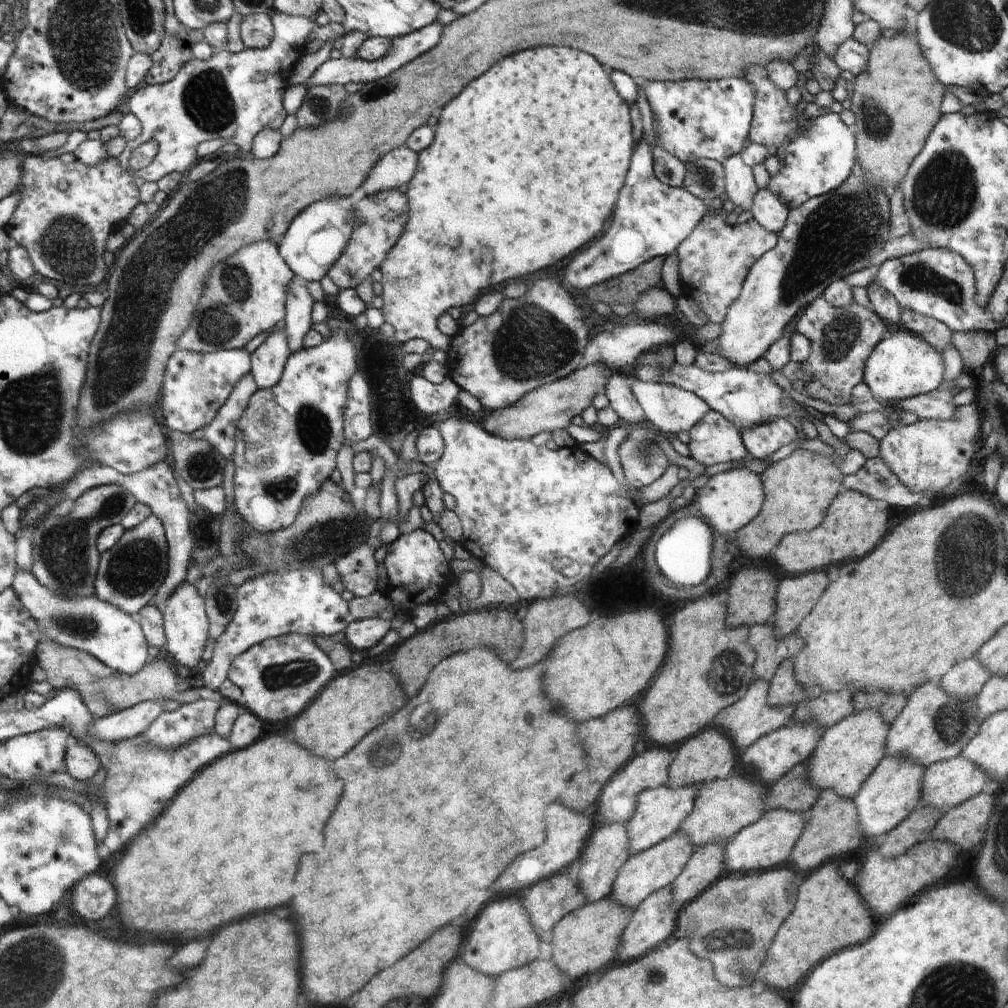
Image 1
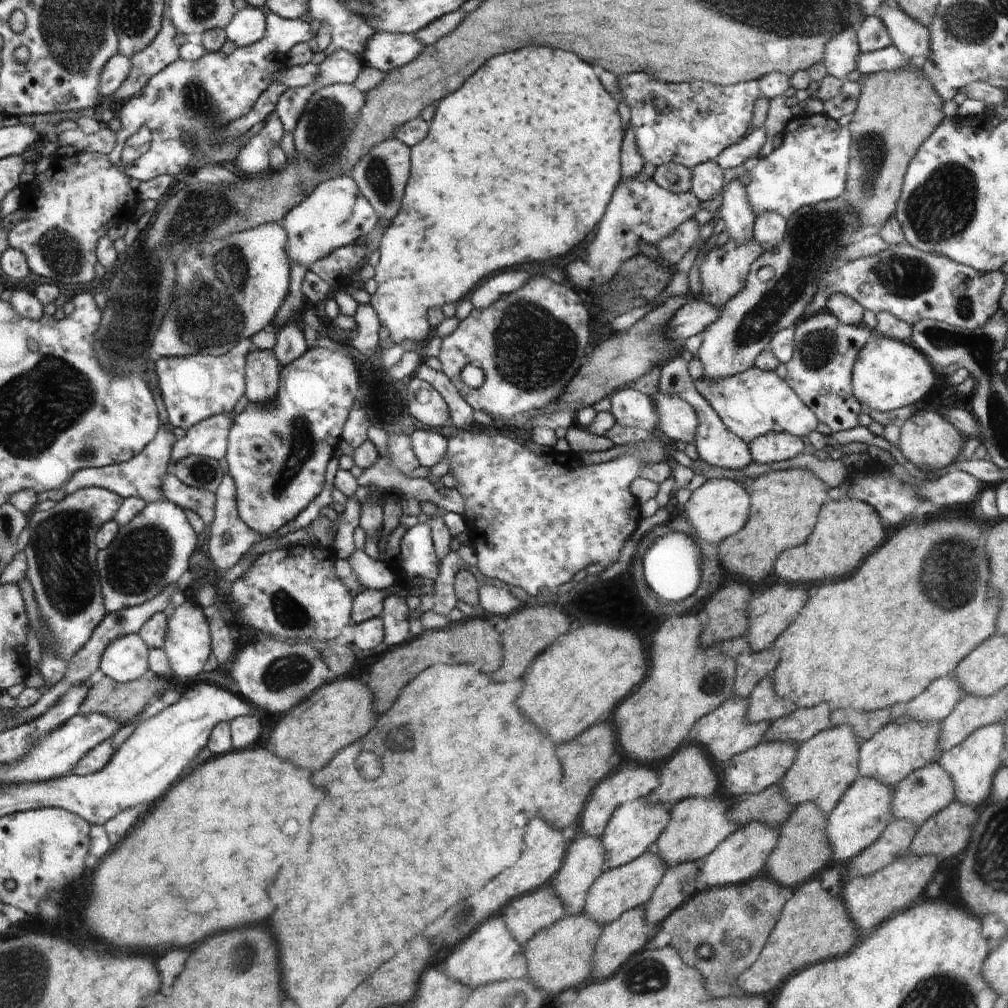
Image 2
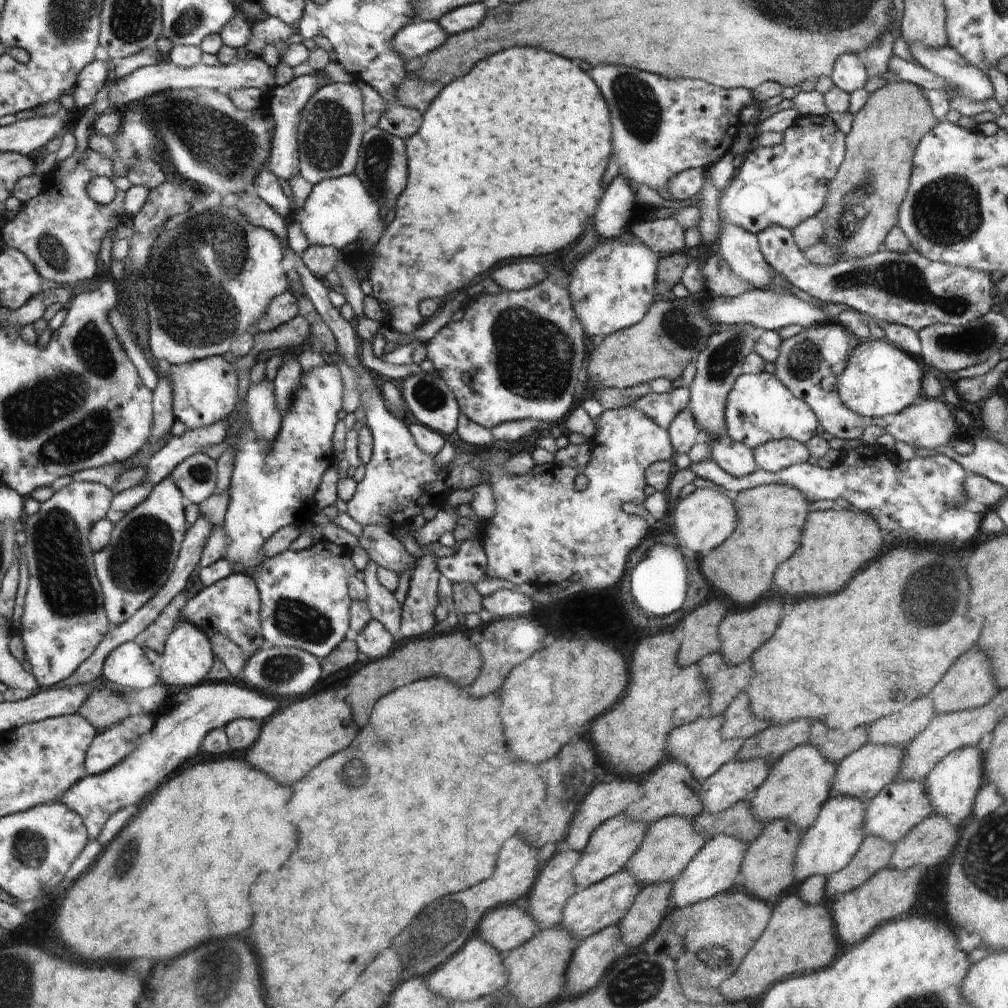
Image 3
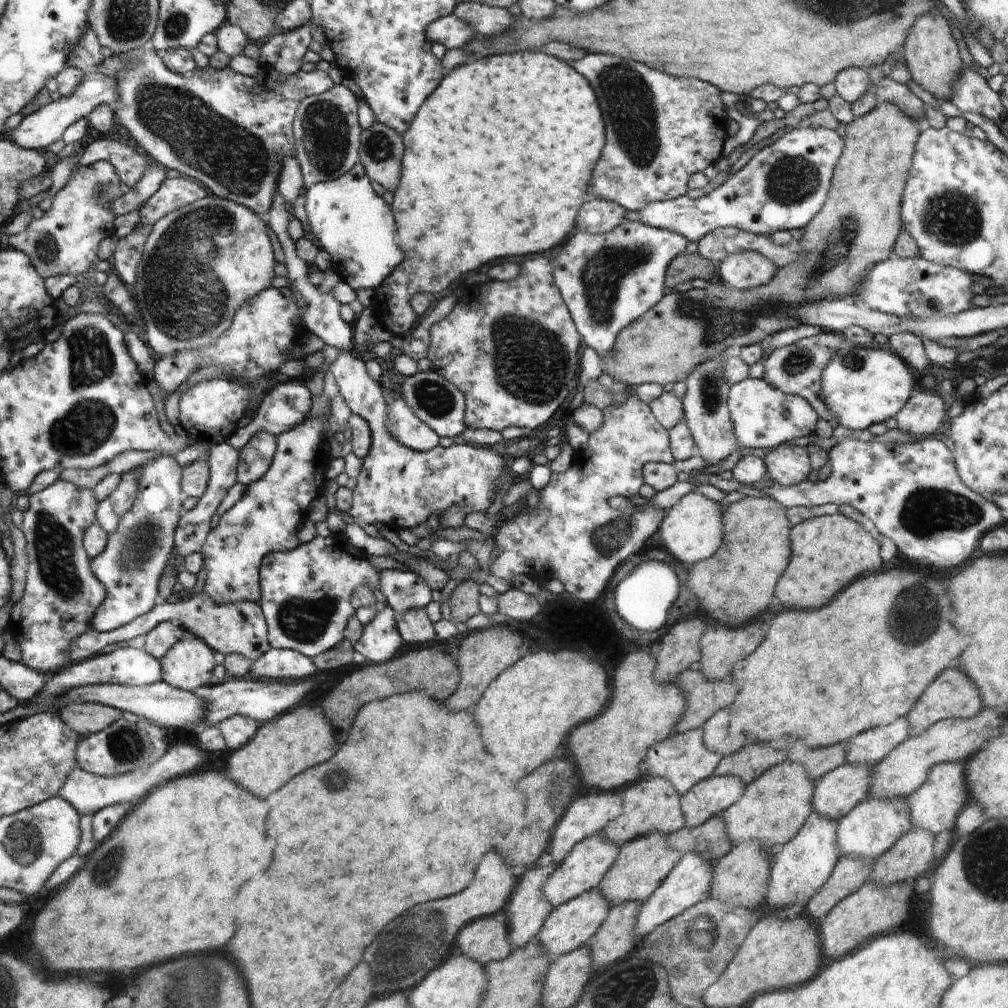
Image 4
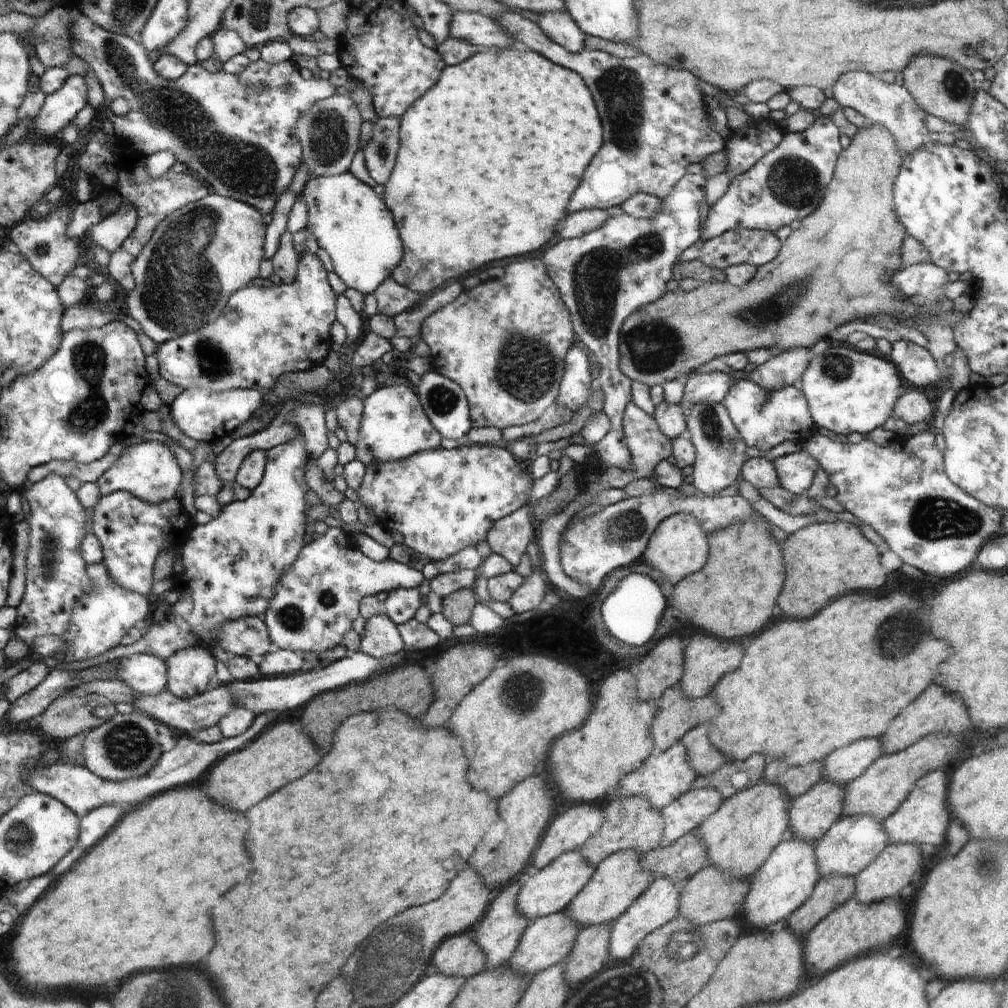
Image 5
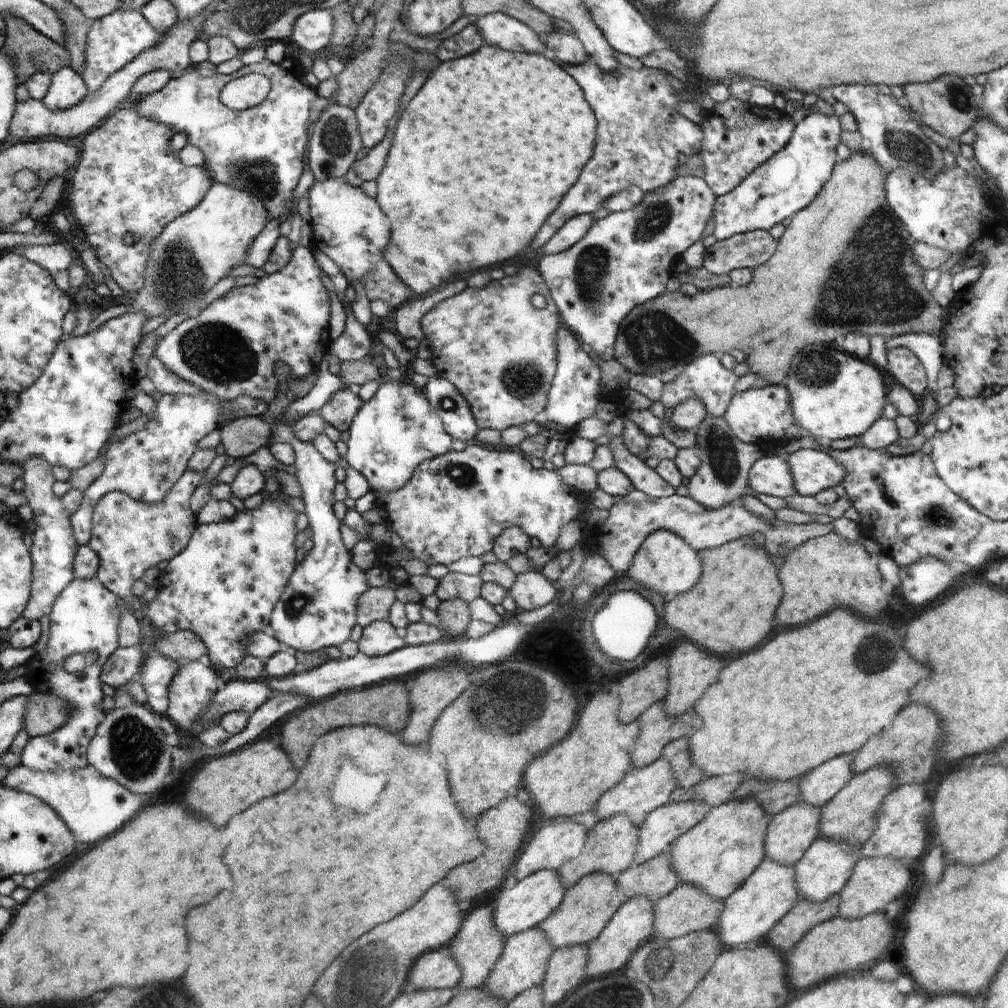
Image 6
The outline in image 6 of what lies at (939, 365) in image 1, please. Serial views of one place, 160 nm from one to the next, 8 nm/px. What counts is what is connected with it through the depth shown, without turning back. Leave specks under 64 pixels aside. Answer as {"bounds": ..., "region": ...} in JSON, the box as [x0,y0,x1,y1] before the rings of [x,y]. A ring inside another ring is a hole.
{"bounds":[784,344,886,443],"region":[[[814,344],[794,356],[784,378],[799,427],[827,443],[862,436],[882,416],[886,386],[872,362],[842,352],[839,347]]]}

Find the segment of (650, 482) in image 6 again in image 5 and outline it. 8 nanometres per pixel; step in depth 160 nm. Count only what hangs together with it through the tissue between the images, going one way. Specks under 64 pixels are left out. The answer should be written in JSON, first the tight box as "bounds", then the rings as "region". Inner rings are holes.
{"bounds":[541,175,704,469],"region":[[[686,175],[668,196],[661,200],[661,210],[652,219],[622,214],[610,217],[602,227],[588,234],[573,239],[562,239],[552,246],[541,259],[548,269],[549,275],[559,288],[562,300],[571,314],[574,332],[580,343],[585,345],[588,352],[596,356],[601,368],[598,374],[598,388],[603,394],[602,412],[610,419],[611,429],[600,442],[593,446],[593,453],[602,459],[605,464],[621,466],[627,469],[630,466],[630,453],[625,443],[622,430],[625,408],[632,402],[632,381],[619,369],[620,360],[620,329],[622,323],[638,308],[653,303],[665,295],[666,284],[673,278],[673,266],[678,256],[692,244],[700,240],[700,212],[698,202],[704,198],[704,178],[702,175]]]}

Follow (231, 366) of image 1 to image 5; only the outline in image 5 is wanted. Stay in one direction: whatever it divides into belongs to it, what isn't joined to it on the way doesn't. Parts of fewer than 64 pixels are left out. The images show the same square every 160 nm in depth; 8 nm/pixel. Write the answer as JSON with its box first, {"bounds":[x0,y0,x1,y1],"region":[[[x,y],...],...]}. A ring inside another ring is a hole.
{"bounds":[170,387,264,444],"region":[[[195,387],[185,389],[181,392],[170,404],[170,415],[173,418],[174,424],[180,431],[194,440],[211,442],[218,444],[218,440],[226,440],[226,436],[231,436],[236,427],[244,424],[252,413],[262,406],[264,393],[258,389],[228,389],[227,391],[210,390],[204,387]]]}

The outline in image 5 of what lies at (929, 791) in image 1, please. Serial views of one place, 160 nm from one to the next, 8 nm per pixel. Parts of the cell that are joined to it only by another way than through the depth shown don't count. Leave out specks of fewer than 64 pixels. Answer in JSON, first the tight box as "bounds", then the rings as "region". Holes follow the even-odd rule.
{"bounds":[814,813,890,877],"region":[[[866,813],[844,815],[834,822],[814,846],[821,876],[838,873],[852,877],[860,871],[864,871],[874,859],[886,850],[890,843],[890,836],[883,824],[883,821]]]}

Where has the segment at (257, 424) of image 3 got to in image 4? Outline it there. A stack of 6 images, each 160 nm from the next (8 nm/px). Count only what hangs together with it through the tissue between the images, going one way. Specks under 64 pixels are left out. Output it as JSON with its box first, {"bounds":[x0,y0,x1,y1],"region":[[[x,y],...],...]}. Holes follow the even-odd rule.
{"bounds":[237,431,277,486],"region":[[[258,431],[239,450],[237,462],[237,481],[244,486],[261,479],[270,468],[277,440],[273,434]]]}

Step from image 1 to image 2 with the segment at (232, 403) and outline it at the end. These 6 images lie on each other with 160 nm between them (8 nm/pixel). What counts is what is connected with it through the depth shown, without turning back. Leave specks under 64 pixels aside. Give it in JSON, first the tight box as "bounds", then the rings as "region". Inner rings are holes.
{"bounds":[170,413,232,464],"region":[[[220,413],[191,426],[186,436],[173,442],[170,460],[176,464],[188,455],[200,455],[217,461],[224,458],[232,418],[232,414]]]}

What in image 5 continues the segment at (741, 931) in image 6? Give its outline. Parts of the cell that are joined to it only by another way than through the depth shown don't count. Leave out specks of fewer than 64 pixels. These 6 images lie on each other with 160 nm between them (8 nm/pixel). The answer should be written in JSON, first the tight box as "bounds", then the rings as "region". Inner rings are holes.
{"bounds":[743,835,822,930],"region":[[[790,835],[772,852],[764,866],[748,879],[749,894],[743,910],[750,924],[763,930],[783,918],[787,919],[808,902],[822,878],[814,846],[816,842]]]}

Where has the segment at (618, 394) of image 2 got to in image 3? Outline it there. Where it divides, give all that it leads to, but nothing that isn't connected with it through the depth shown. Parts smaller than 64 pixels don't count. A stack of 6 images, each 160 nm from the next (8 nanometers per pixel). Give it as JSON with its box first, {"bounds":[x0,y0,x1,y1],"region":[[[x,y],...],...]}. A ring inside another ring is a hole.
{"bounds":[633,386,689,430],"region":[[[682,386],[682,388],[676,388],[665,394],[646,394],[640,400],[636,400],[633,406],[642,414],[646,414],[652,422],[656,422],[660,428],[667,430],[672,424],[672,420],[676,418],[676,414],[686,410],[689,397],[689,386]]]}

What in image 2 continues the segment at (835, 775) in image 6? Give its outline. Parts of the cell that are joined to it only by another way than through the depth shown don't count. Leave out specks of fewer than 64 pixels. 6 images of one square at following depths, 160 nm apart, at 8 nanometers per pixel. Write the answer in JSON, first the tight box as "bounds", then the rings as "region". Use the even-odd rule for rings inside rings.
{"bounds":[891,674,966,723],"region":[[[952,674],[933,680],[932,684],[907,703],[900,703],[891,710],[891,722],[907,716],[929,723],[943,721],[966,696],[963,684]]]}

